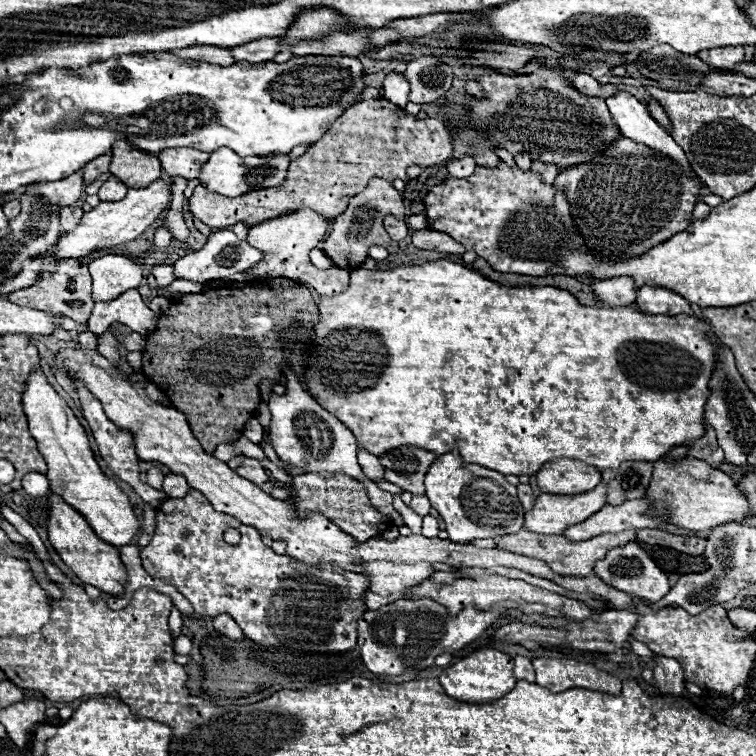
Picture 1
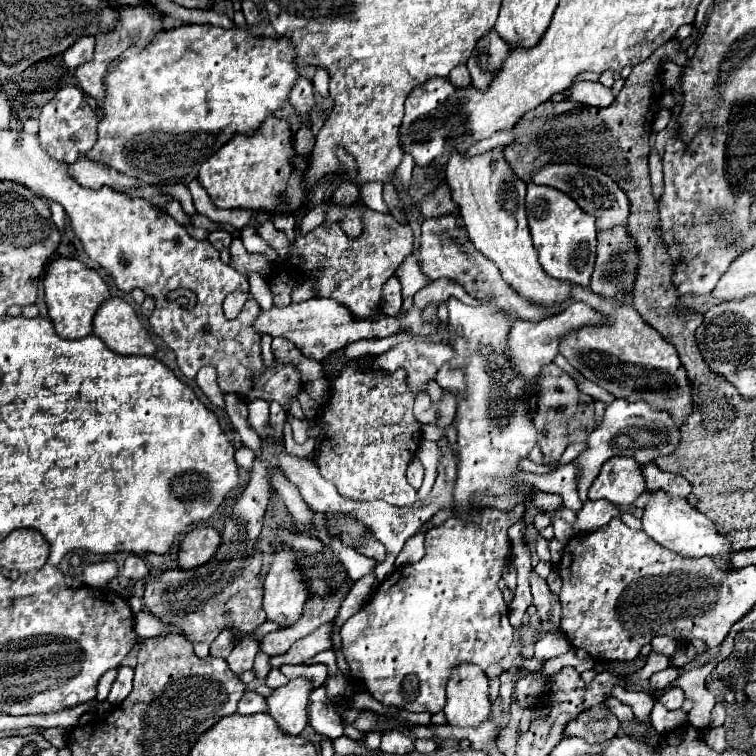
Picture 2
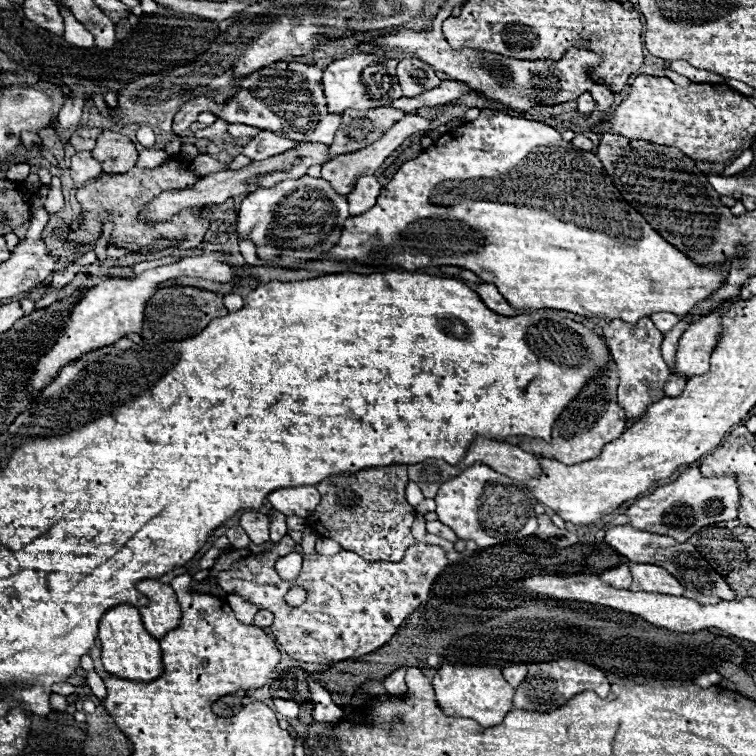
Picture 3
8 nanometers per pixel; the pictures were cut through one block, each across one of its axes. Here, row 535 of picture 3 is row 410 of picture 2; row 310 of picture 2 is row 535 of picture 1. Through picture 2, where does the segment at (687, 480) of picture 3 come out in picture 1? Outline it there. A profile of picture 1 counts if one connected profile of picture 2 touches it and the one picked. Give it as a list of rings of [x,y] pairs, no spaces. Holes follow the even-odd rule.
[[[520,530],[518,534],[508,534],[508,536],[498,536],[498,548],[506,550],[506,552],[514,552],[514,554],[522,554],[522,556],[530,556],[530,558],[538,558],[544,560],[554,572],[558,574],[568,574],[568,576],[590,576],[594,570],[594,564],[608,554],[610,550],[624,546],[626,542],[636,542],[636,530],[626,530],[622,534],[600,534],[594,536],[590,540],[582,540],[582,542],[570,542],[564,536],[554,536],[554,538],[546,538],[542,534],[530,534],[526,530]]]

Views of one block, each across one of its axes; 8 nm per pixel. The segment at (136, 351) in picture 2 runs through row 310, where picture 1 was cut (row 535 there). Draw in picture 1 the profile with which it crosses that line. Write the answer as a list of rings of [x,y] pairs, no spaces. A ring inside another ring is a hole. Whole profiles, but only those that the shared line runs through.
[[[42,370],[30,376],[26,392],[22,396],[22,406],[28,416],[30,432],[38,442],[38,450],[48,464],[46,476],[50,480],[52,492],[60,494],[74,510],[78,510],[106,544],[112,544],[116,548],[128,546],[134,534],[140,530],[134,508],[128,496],[116,486],[116,482],[100,470],[82,424],[74,418],[66,402],[48,384]]]

